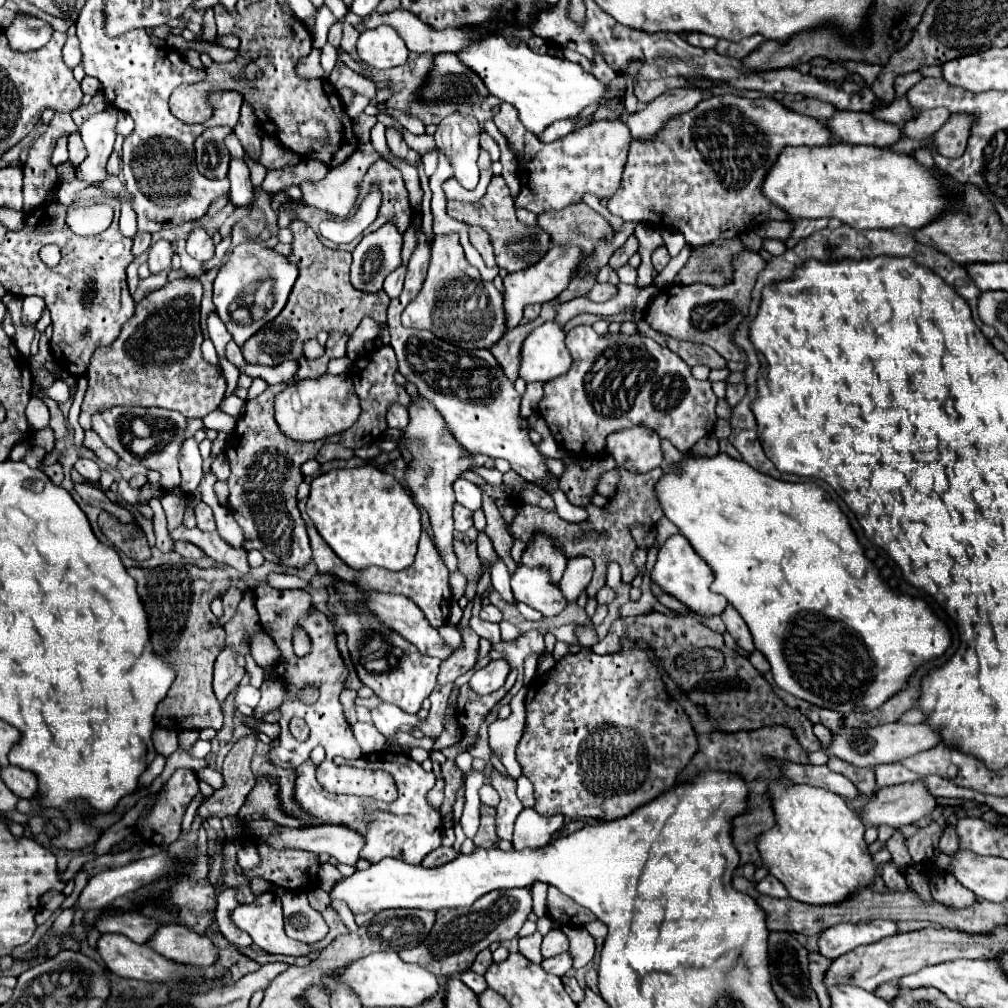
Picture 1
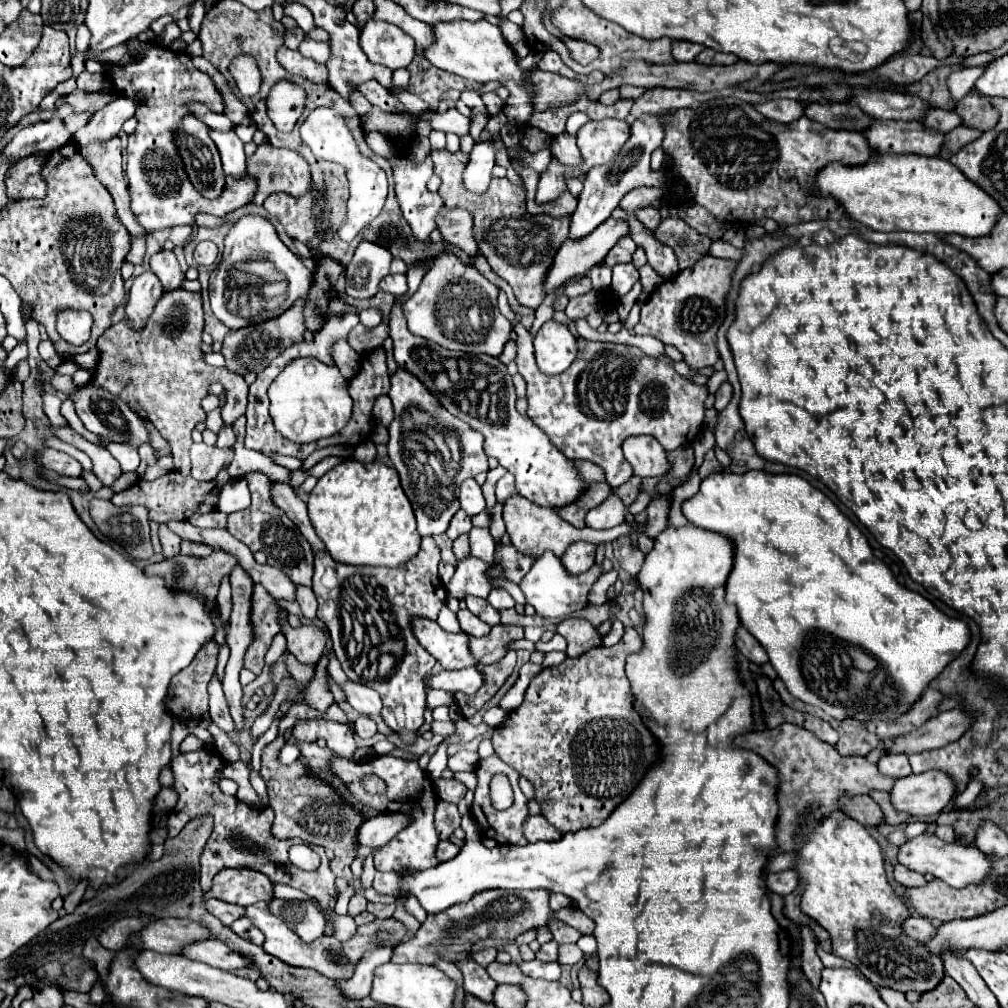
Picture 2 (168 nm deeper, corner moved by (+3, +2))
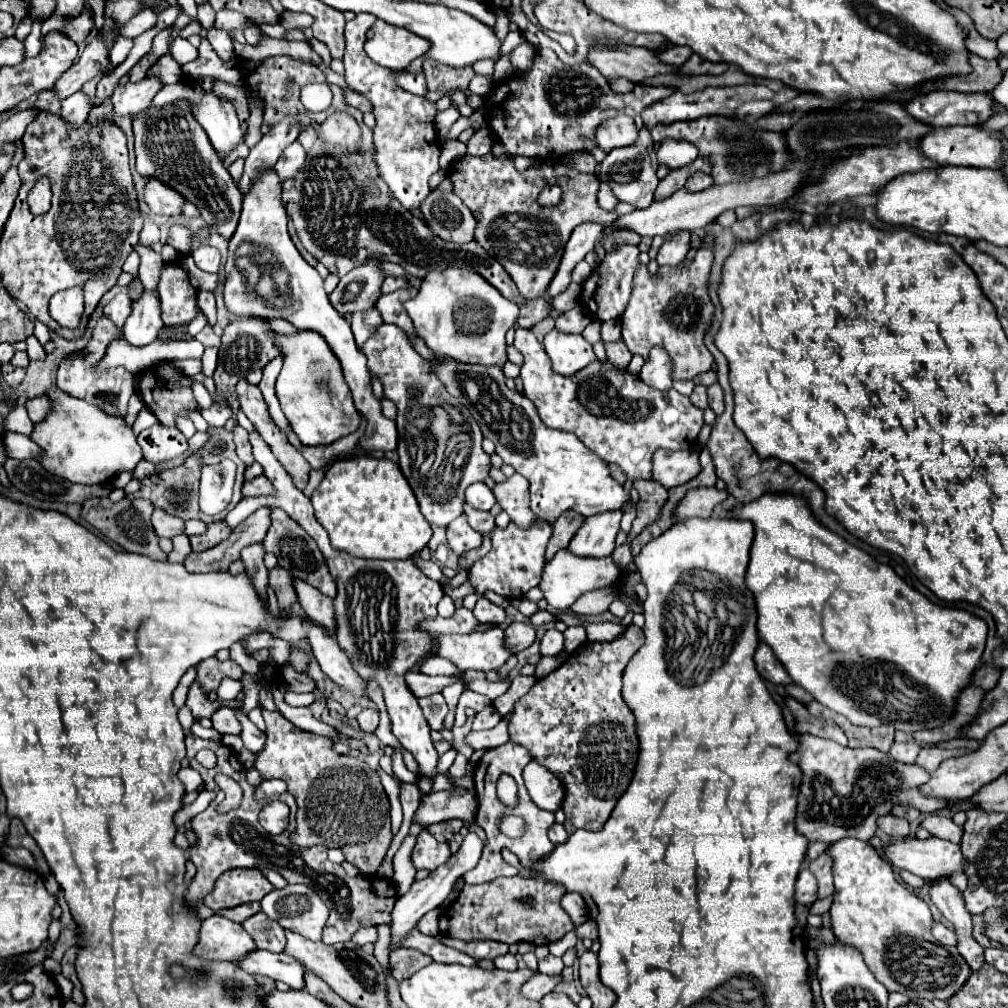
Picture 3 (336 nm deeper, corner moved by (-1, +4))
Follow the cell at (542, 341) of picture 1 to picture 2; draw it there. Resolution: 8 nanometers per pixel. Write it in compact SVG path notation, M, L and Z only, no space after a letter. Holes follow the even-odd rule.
M547 321L537 331L533 343L535 343L537 367L545 375L563 373L577 357L577 339L563 323Z

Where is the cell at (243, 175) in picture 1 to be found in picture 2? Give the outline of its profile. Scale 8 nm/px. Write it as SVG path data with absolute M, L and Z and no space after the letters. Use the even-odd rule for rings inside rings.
M211 131L209 135L221 153L225 175L243 175L247 171L247 157L243 153L243 141L235 135L235 131Z

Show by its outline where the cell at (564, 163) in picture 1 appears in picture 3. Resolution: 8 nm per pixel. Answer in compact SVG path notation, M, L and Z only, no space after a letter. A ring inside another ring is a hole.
M619 115L609 121L603 121L595 129L597 147L605 153L609 153L615 147L631 145L631 143L635 143L635 139L637 139L637 127L635 127L633 119L627 115Z

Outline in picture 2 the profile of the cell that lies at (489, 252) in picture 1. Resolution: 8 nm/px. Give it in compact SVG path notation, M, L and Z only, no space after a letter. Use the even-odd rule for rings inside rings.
M443 207L439 217L435 217L435 223L445 241L461 247L469 255L477 255L477 243L473 239L473 217L467 213L467 209Z

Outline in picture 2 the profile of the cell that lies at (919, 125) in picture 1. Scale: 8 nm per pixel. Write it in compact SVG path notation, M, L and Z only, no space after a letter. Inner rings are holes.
M969 67L963 71L957 71L949 77L949 87L951 87L951 95L955 101L963 99L975 85L975 81L983 75L983 67Z

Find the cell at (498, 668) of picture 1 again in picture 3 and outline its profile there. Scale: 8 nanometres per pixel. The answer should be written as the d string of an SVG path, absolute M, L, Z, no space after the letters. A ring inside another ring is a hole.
M409 671L405 675L405 681L407 681L407 685L411 687L411 691L417 697L425 697L425 695L441 693L447 685L453 685L453 683L461 681L461 677L459 675L451 675L451 677L445 677L445 675L425 675L421 671Z

